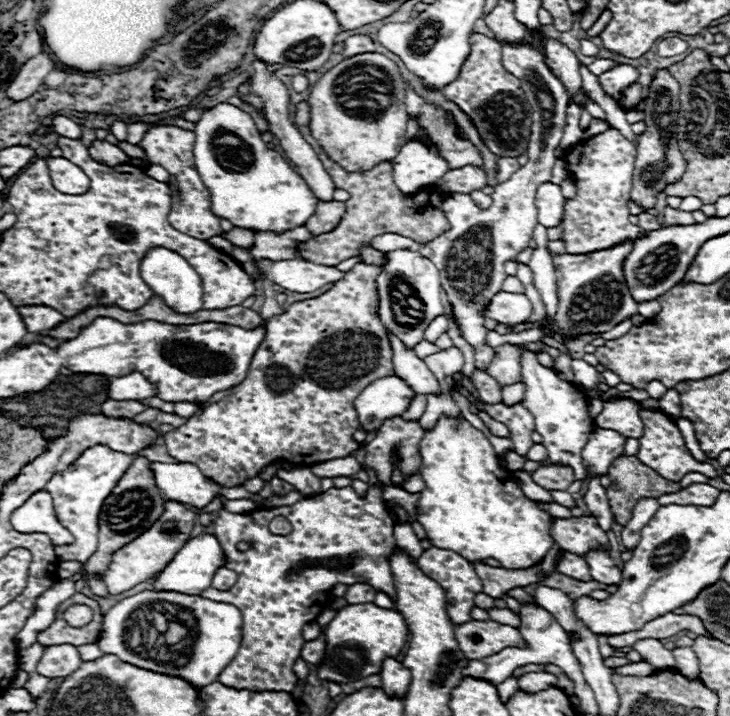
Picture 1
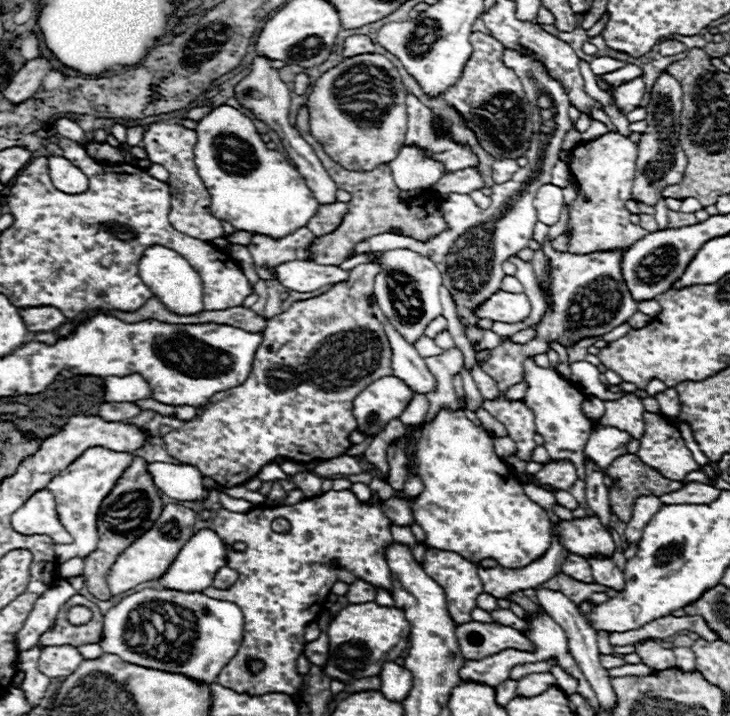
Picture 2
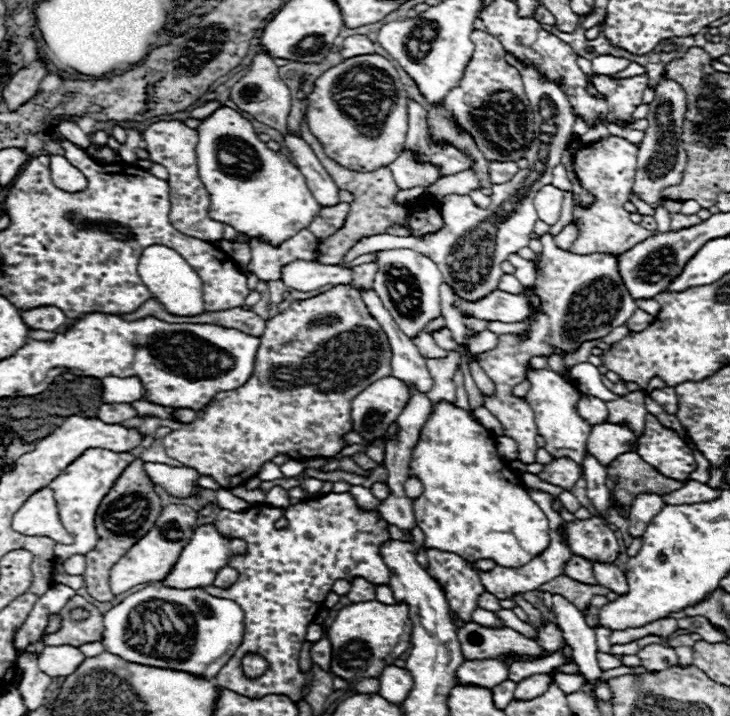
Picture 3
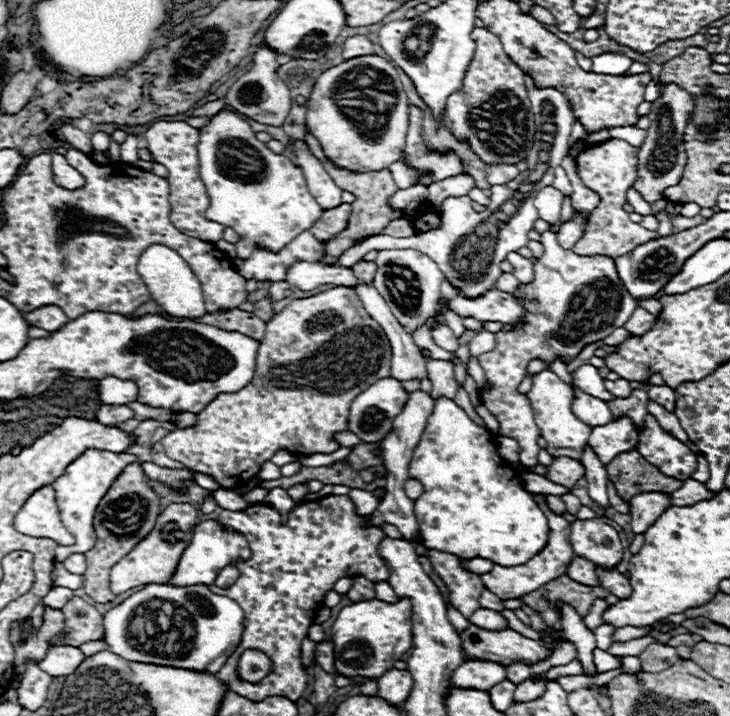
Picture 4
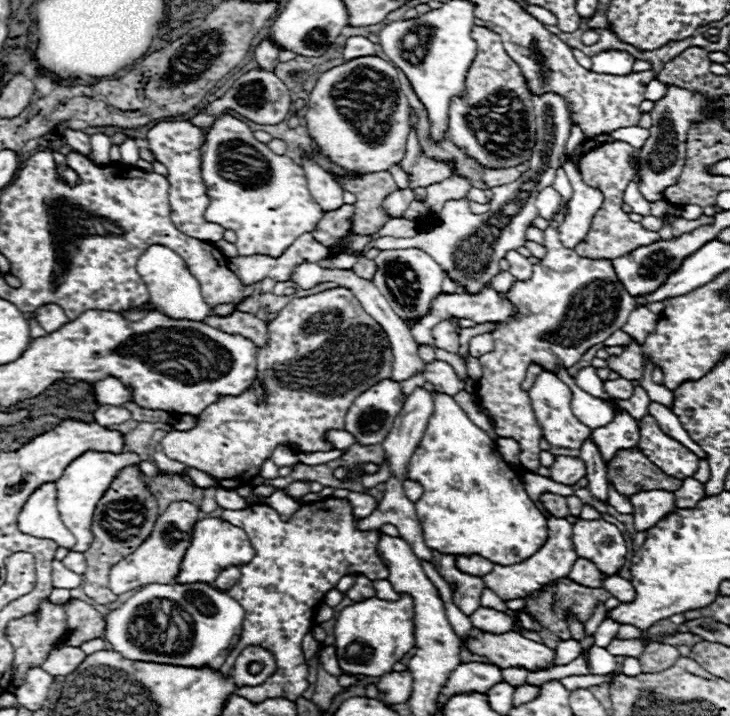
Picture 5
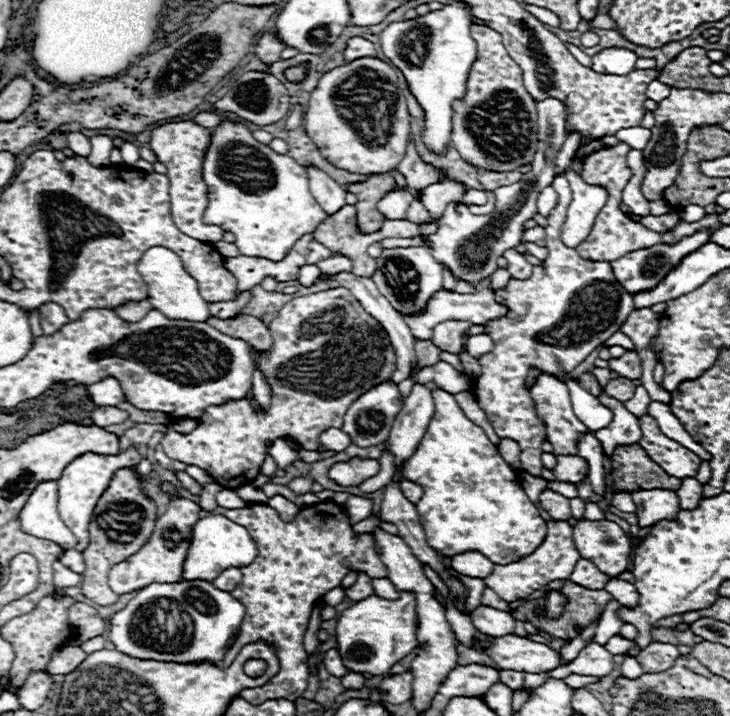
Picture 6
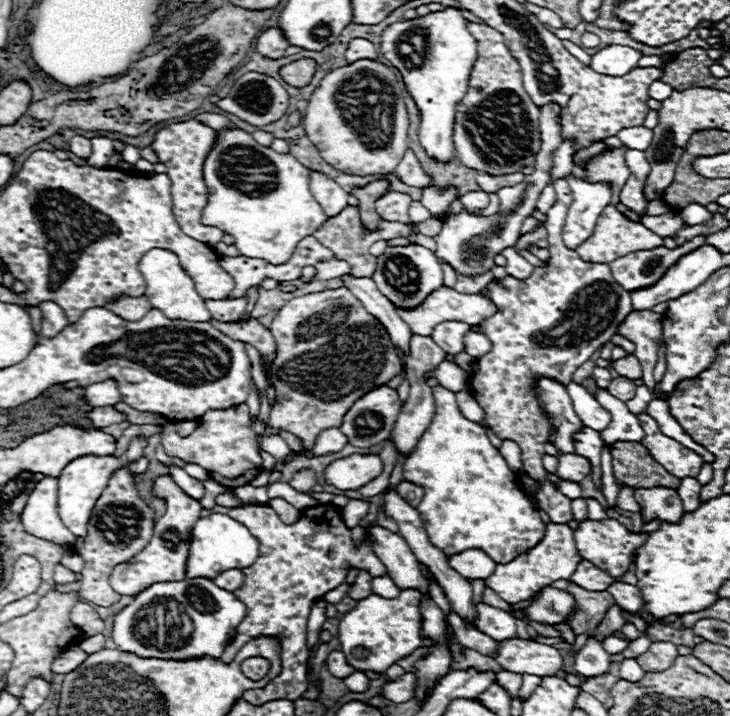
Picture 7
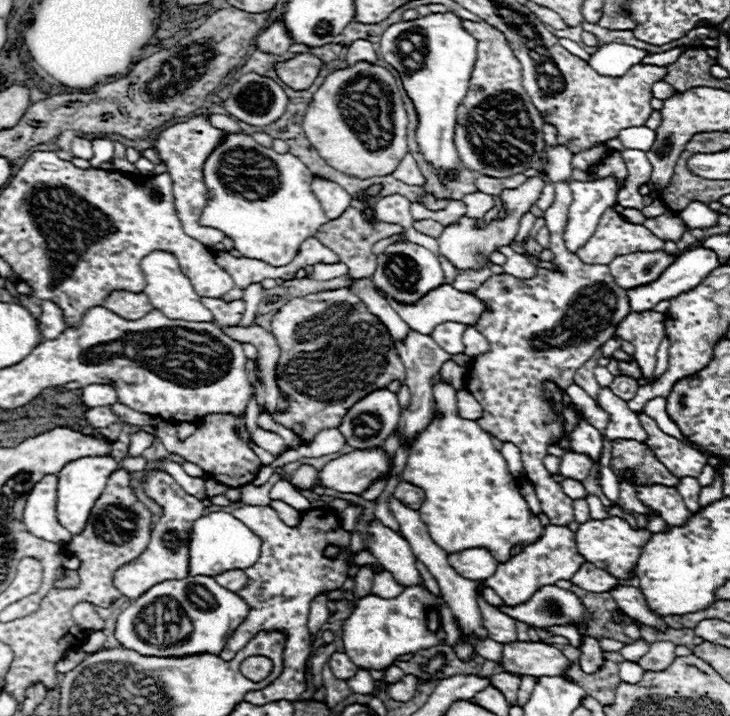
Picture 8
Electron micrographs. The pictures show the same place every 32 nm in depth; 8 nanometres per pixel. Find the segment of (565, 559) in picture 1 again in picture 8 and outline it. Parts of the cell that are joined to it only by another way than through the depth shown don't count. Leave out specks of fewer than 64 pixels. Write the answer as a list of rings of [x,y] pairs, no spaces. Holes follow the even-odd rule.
[[[584,562],[580,566],[580,570],[570,578],[570,582],[588,592],[608,592],[612,586],[618,584],[618,580],[614,576],[610,576],[606,570],[596,568],[590,562]]]

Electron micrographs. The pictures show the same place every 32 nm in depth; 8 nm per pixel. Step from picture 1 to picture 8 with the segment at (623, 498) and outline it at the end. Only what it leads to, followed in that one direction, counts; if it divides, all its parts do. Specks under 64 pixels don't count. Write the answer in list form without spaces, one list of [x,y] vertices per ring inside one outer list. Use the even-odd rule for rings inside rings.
[[[616,440],[612,442],[612,468],[620,482],[624,482],[624,474],[630,470],[634,474],[636,486],[640,484],[664,484],[676,488],[680,482],[676,476],[672,476],[664,464],[656,460],[656,456],[648,450],[646,444],[636,440]]]

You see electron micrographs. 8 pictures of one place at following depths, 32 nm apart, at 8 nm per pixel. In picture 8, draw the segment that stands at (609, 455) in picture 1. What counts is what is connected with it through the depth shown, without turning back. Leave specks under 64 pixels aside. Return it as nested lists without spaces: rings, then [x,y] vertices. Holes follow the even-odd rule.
[[[602,388],[598,392],[598,402],[610,416],[610,422],[608,422],[606,430],[602,432],[606,440],[610,440],[610,442],[614,442],[614,440],[644,442],[646,440],[646,432],[638,420],[638,414],[634,414],[624,400],[614,396],[610,392],[610,388]]]

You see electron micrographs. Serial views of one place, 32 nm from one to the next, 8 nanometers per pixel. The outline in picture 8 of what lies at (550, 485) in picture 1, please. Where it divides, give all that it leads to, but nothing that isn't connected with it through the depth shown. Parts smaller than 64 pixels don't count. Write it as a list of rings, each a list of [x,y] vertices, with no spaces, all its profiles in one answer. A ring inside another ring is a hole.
[[[568,452],[564,456],[560,456],[560,476],[564,478],[572,478],[572,480],[584,480],[590,476],[594,462],[584,456],[584,454],[576,454],[576,452]]]

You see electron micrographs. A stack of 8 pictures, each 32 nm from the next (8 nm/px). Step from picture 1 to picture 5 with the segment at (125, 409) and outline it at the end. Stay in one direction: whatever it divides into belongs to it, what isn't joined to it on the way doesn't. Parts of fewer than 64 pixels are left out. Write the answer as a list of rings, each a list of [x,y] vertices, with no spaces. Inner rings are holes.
[[[100,406],[96,412],[94,412],[94,420],[100,424],[100,426],[112,426],[112,424],[120,424],[120,422],[126,422],[130,420],[130,412],[122,406]]]

